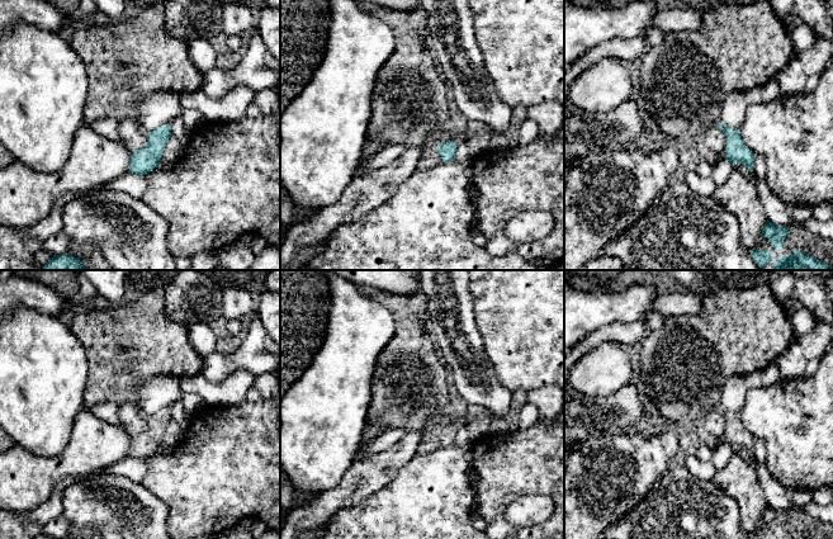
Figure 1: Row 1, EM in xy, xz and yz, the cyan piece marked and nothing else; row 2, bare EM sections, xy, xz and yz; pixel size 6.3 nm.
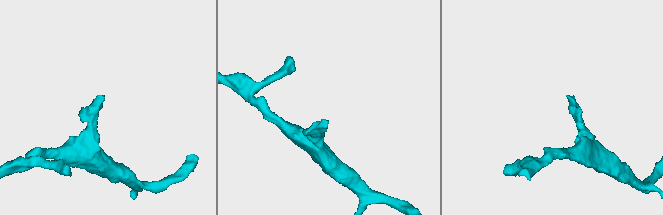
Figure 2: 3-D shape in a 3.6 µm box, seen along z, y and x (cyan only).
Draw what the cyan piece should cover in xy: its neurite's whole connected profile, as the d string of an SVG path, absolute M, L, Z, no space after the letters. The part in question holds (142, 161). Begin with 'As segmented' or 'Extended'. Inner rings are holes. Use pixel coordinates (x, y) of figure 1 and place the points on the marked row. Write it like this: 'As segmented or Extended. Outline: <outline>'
As segmented. Outline: M164 124L147 132L147 143L139 150L131 152L129 172L142 175L157 167L162 150L171 136L170 124Z

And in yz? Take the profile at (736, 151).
As segmented. Outline: M718 123L718 127L720 127L725 134L725 159L732 164L732 166L735 162L744 164L749 171L753 170L753 153L752 151L744 145L743 138L739 133L739 129L730 128L728 126L724 126L723 123Z

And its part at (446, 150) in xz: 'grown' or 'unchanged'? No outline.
unchanged

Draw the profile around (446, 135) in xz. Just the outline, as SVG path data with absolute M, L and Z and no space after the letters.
M445 128L435 133L432 137L430 137L429 146L431 148L435 148L439 143L445 143L448 141L455 141L458 138L462 138L463 141L465 141L467 140L465 132L458 133L456 129Z

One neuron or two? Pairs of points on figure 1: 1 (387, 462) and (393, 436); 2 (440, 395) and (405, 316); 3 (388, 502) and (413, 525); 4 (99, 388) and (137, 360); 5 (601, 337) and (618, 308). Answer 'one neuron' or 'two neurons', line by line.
1: two neurons
2: one neuron
3: one neuron
4: one neuron
5: two neurons

